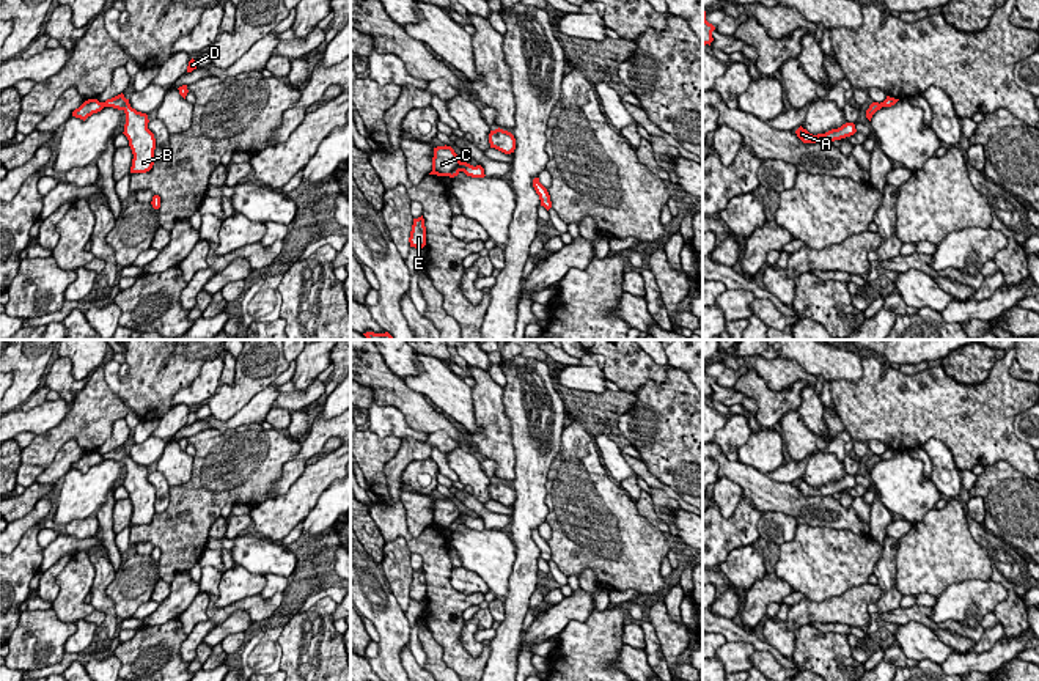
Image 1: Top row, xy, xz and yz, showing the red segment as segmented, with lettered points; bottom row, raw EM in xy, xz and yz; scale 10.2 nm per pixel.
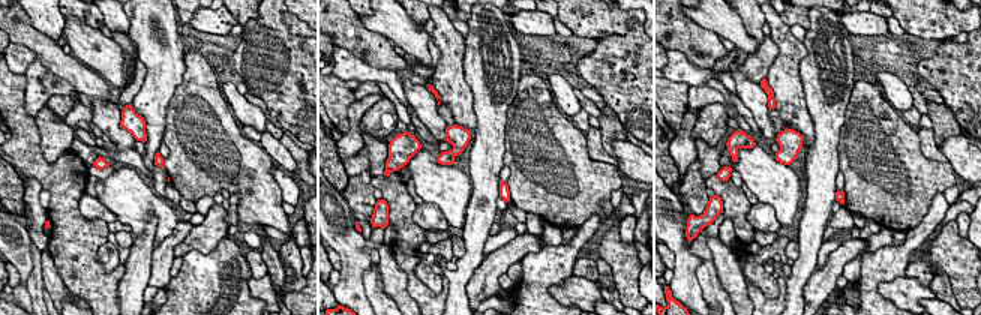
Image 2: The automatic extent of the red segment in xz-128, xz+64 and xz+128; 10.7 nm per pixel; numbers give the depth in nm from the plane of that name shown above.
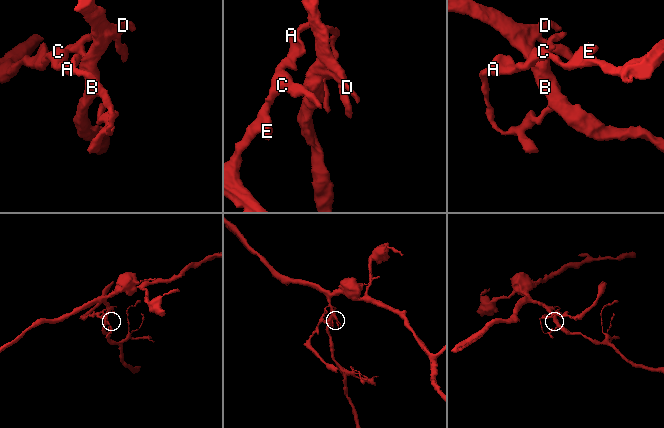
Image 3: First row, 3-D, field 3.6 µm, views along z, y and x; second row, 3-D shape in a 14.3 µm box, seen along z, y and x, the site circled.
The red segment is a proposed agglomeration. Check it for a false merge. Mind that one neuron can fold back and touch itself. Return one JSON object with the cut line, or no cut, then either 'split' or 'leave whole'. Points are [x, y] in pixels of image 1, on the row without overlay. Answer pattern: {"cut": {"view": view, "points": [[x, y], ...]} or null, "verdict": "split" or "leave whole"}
{"cut": {"view": "xz", "points": [[461, 515], [448, 527]]}, "verdict": "split"}

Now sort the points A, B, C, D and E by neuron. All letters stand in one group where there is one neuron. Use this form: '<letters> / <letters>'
A C E / B D

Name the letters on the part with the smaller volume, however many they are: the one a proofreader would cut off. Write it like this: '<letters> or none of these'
A, C, E

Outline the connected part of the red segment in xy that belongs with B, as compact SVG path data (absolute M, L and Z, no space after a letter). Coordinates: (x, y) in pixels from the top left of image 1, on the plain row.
M118 447L112 451L102 455L104 459L113 459L126 466L124 488L129 492L134 511L130 525L146 525L152 521L156 510L156 491L154 486L148 481L148 467L137 464L130 459L129 451L124 447Z

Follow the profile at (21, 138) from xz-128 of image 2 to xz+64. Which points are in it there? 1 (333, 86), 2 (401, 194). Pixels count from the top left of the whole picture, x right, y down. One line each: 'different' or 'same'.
1: same
2: same

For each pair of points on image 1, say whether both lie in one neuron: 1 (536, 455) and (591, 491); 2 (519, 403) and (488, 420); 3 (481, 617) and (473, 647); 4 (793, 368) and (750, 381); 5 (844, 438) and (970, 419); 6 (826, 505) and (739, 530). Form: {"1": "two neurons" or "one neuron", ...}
{"1": "two neurons", "2": "two neurons", "3": "one neuron", "4": "two neurons", "5": "two neurons", "6": "two neurons"}

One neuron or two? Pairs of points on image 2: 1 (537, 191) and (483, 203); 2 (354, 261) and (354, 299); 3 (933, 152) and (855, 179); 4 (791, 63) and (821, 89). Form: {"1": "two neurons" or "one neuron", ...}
{"1": "two neurons", "2": "one neuron", "3": "two neurons", "4": "two neurons"}

